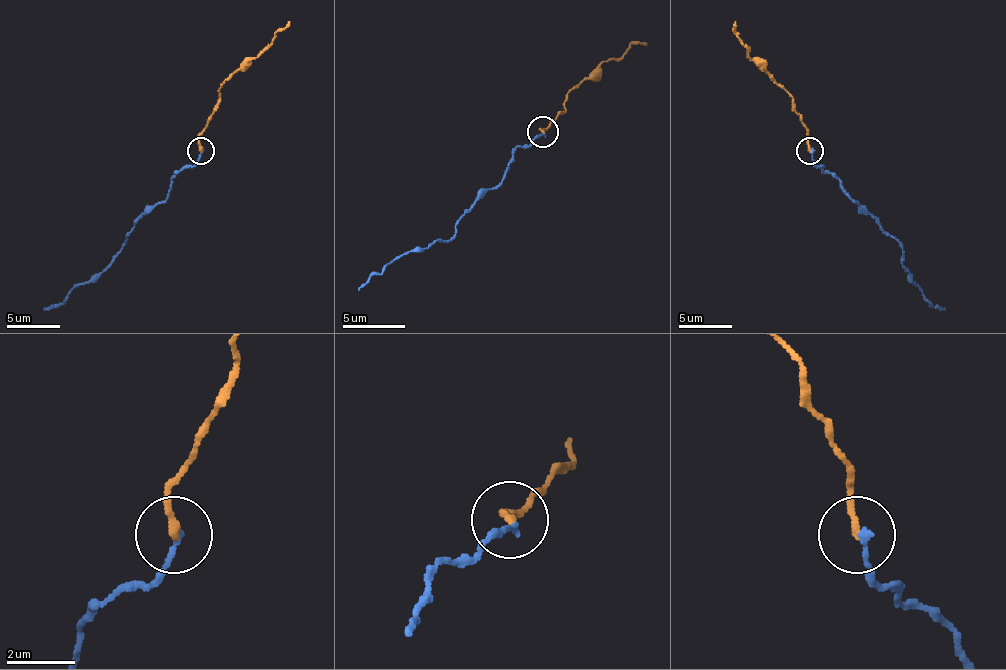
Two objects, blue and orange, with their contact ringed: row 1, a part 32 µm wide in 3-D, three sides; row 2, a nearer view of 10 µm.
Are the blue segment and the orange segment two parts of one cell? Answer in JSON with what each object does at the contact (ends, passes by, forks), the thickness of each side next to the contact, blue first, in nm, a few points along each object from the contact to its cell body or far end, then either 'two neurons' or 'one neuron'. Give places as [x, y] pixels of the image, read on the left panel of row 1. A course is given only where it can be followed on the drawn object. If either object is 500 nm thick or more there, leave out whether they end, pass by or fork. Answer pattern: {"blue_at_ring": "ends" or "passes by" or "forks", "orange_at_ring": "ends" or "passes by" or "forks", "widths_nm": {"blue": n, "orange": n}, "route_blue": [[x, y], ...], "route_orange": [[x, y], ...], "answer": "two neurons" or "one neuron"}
{"blue_at_ring": "ends", "orange_at_ring": "ends", "widths_nm": {"blue": 180, "orange": 220}, "route_blue": [[201, 151], [190, 167], [177, 169], [169, 196], [137, 220], [121, 252], [58, 305], [44, 310]], "route_orange": [[201, 151], [198, 135], [220, 98], [220, 87], [257, 55], [289, 21]], "answer": "one neuron"}

